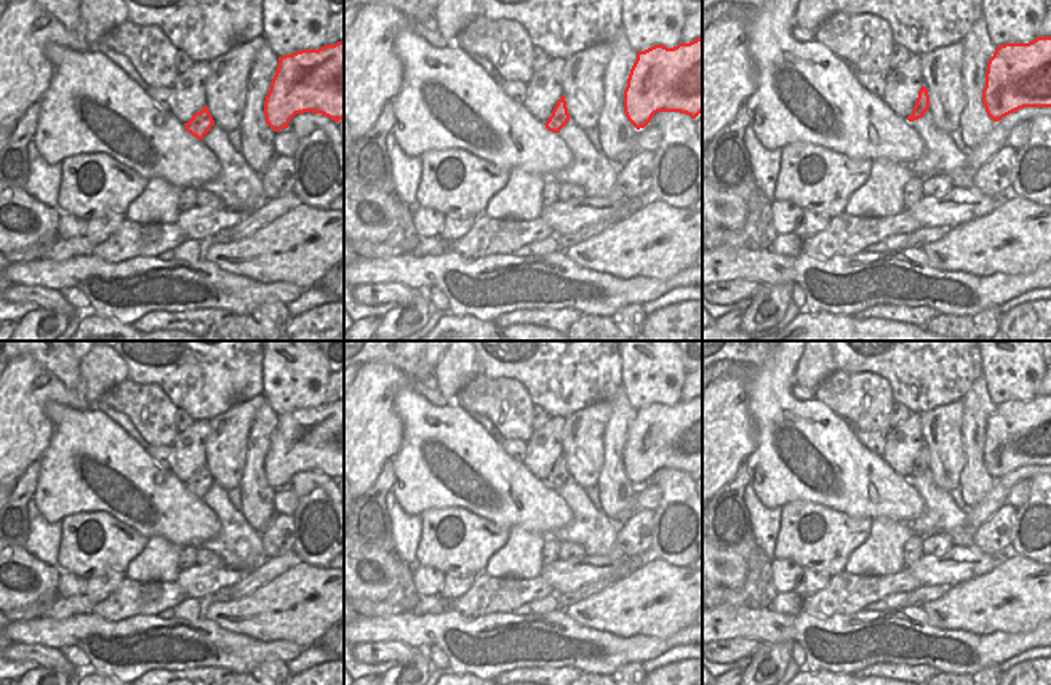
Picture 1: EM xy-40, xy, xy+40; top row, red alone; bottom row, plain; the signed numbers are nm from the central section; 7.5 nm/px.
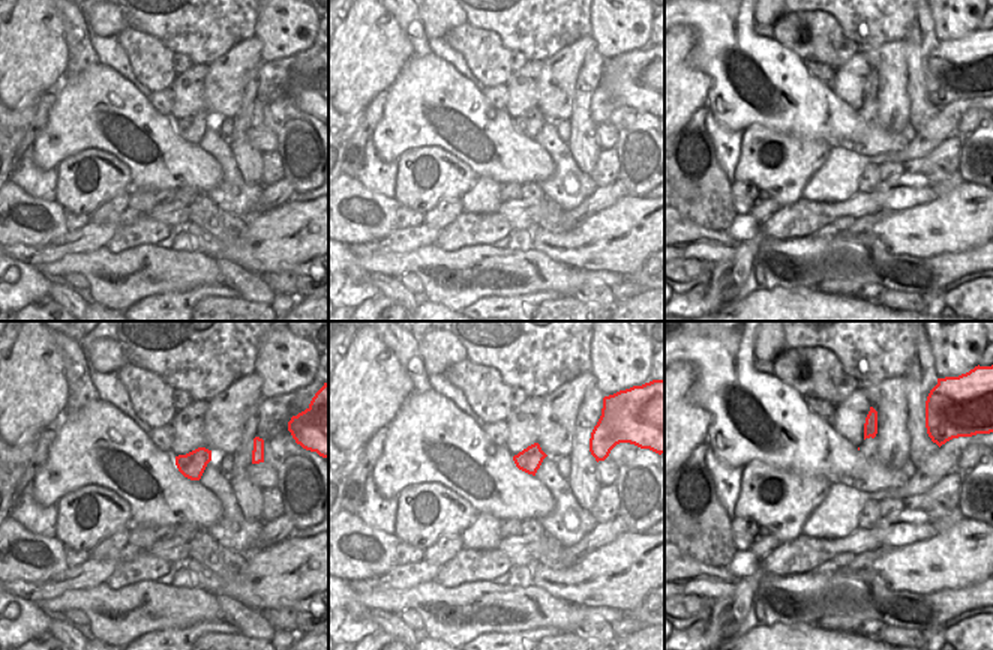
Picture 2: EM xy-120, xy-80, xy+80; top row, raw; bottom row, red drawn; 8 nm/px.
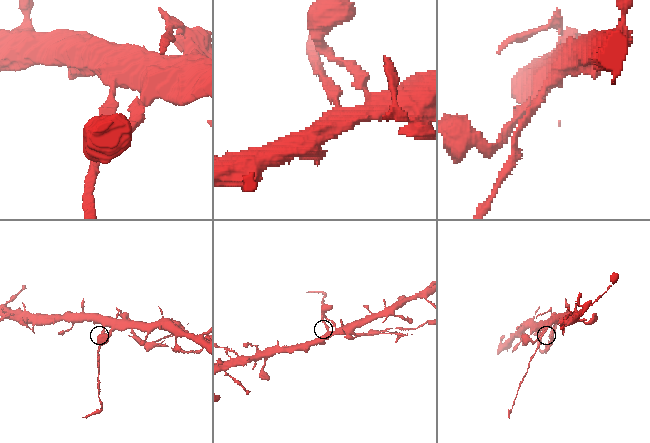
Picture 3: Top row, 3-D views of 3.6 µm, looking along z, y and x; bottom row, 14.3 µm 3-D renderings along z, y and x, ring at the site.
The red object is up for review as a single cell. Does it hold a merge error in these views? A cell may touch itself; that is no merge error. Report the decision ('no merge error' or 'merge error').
merge error

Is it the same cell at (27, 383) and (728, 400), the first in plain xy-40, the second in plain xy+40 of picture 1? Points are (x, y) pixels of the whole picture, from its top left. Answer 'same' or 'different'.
same

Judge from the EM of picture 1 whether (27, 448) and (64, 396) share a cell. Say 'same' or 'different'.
same

